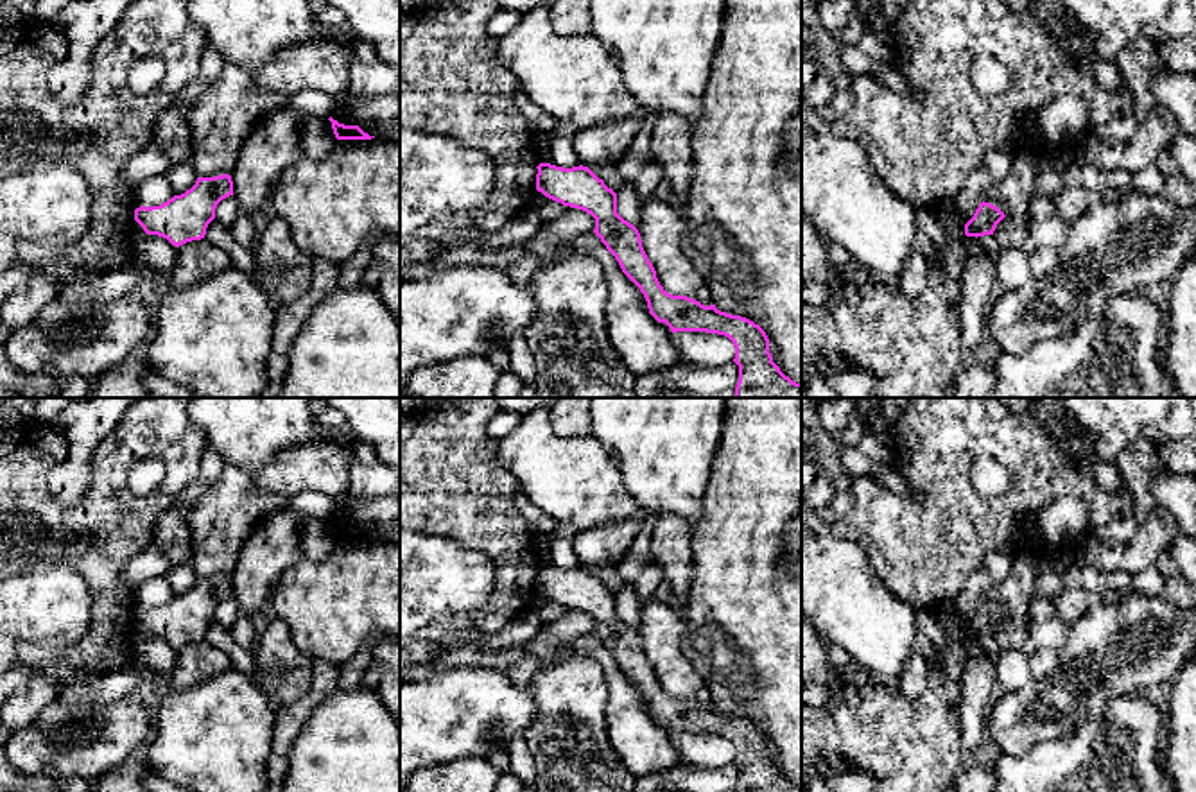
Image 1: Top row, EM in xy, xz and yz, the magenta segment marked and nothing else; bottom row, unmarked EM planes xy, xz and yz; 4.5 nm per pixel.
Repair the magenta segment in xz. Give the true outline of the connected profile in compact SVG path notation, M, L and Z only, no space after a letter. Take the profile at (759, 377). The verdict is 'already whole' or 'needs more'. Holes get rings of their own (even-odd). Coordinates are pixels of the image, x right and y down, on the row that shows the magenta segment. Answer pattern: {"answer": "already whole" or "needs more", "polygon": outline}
{"answer": "already whole", "polygon": "M540 163L536 190L563 206L595 219L594 233L615 256L622 272L640 288L649 314L676 331L706 331L728 337L739 366L735 398L802 398L802 383L785 376L773 362L769 339L753 321L705 306L687 296L663 290L649 262L638 229L617 213L617 194L588 167L563 168Z"}

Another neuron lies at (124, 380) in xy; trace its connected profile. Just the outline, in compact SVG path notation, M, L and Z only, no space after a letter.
M127 357L99 376L93 398L160 398L142 383L143 371L152 371L147 357Z

